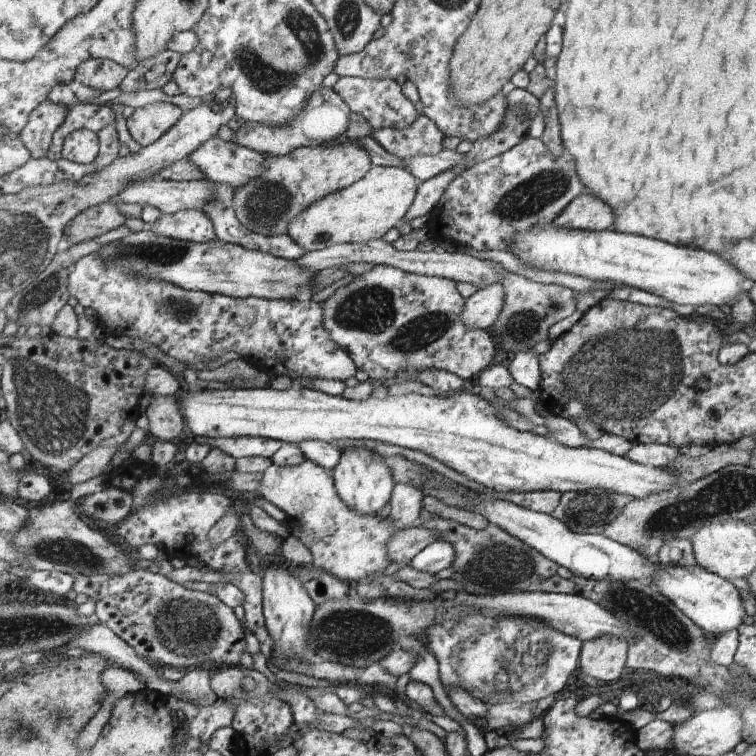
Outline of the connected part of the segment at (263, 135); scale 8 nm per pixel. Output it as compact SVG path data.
M321 86L317 92L313 92L305 110L299 116L295 116L289 126L269 126L261 122L247 121L237 132L234 132L233 143L260 152L265 156L285 156L298 148L325 145L345 136L349 128L351 111L349 103L334 87Z

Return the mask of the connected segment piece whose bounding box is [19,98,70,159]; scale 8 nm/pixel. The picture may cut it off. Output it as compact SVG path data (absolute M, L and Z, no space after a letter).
M47 98L29 116L29 122L20 132L19 138L33 159L47 157L53 134L61 128L70 108Z

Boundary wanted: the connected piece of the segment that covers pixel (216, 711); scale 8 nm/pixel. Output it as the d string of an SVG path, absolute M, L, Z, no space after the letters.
M165 696L169 710L181 710L185 718L190 721L188 734L193 738L199 738L208 749L210 740L217 730L224 726L232 725L237 716L237 702L231 699L216 702L213 705L202 704L197 706L177 700L175 696Z

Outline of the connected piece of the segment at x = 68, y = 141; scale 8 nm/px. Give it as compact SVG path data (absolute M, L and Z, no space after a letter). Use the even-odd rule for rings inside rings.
M89 128L77 129L65 138L62 158L89 164L99 156L100 138L98 133Z

